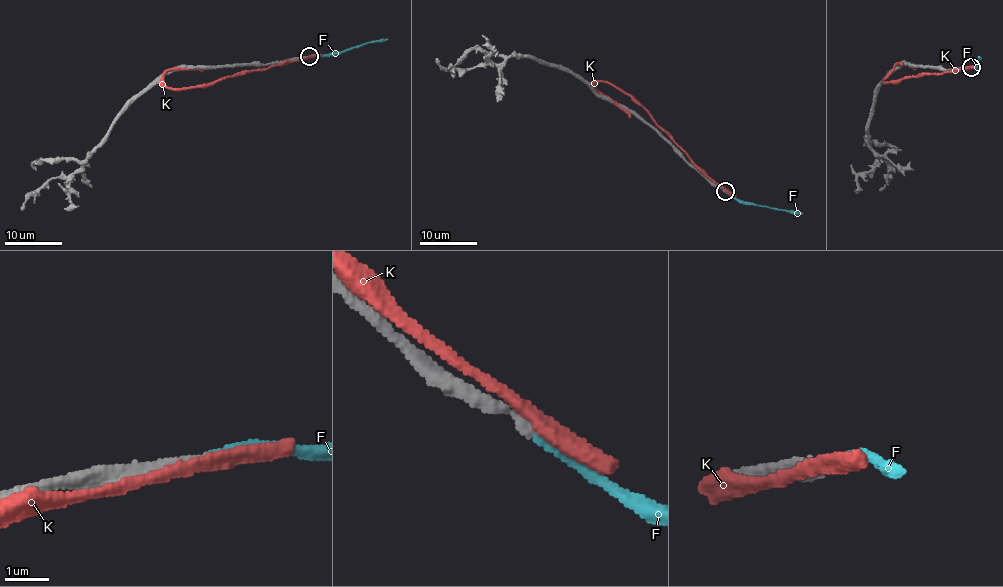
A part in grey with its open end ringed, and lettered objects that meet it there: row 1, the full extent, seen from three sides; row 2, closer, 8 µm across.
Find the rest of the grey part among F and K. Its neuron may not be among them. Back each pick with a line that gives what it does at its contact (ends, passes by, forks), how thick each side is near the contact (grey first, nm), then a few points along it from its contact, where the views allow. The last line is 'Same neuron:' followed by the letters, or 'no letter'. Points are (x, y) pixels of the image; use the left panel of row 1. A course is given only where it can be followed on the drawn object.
F: It ends there. Thickness 200 nm (grey) against 220 nm. Its course: (309, 56), (387, 39)
Same neuron: F

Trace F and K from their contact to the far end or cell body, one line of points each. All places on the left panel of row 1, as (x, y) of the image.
F: (309, 56), (387, 39)
K: (304, 57), (182, 88), (167, 87), (163, 79), (168, 70), (199, 69), (203, 71)

